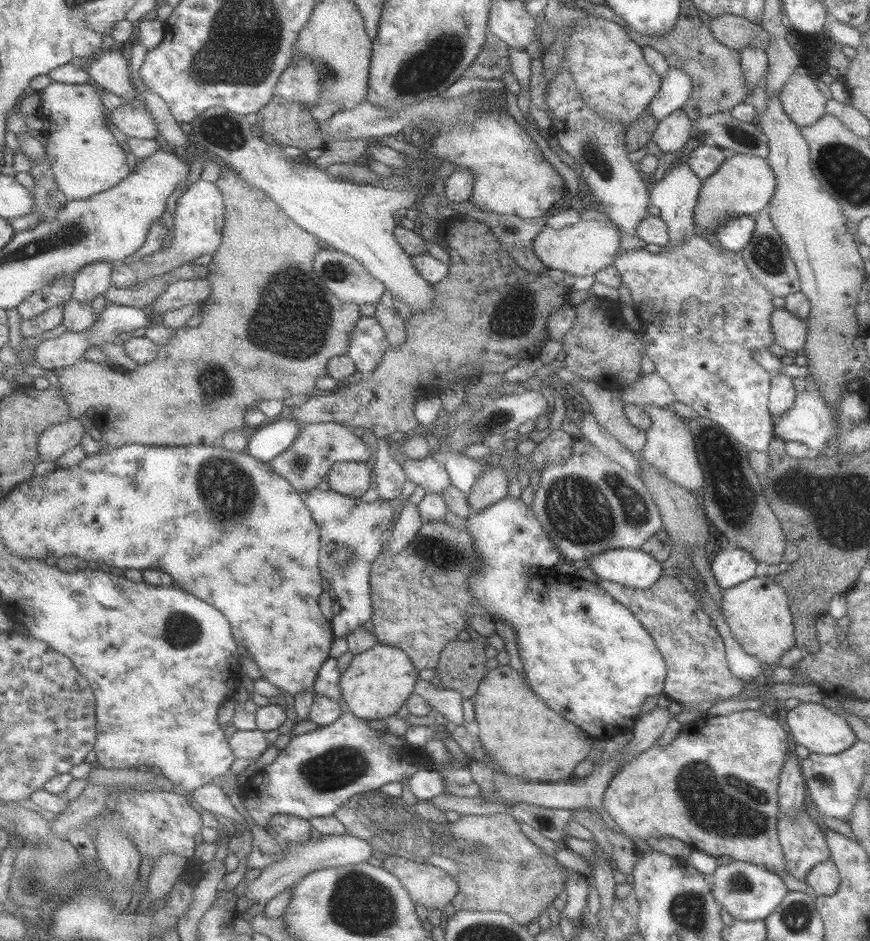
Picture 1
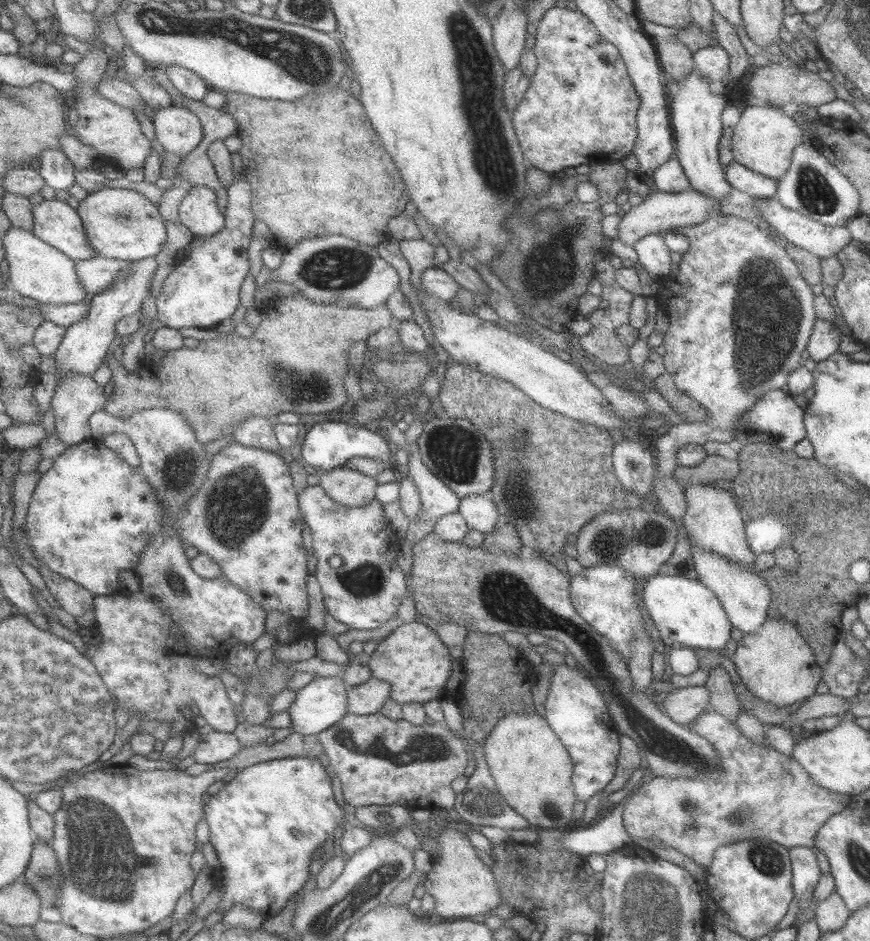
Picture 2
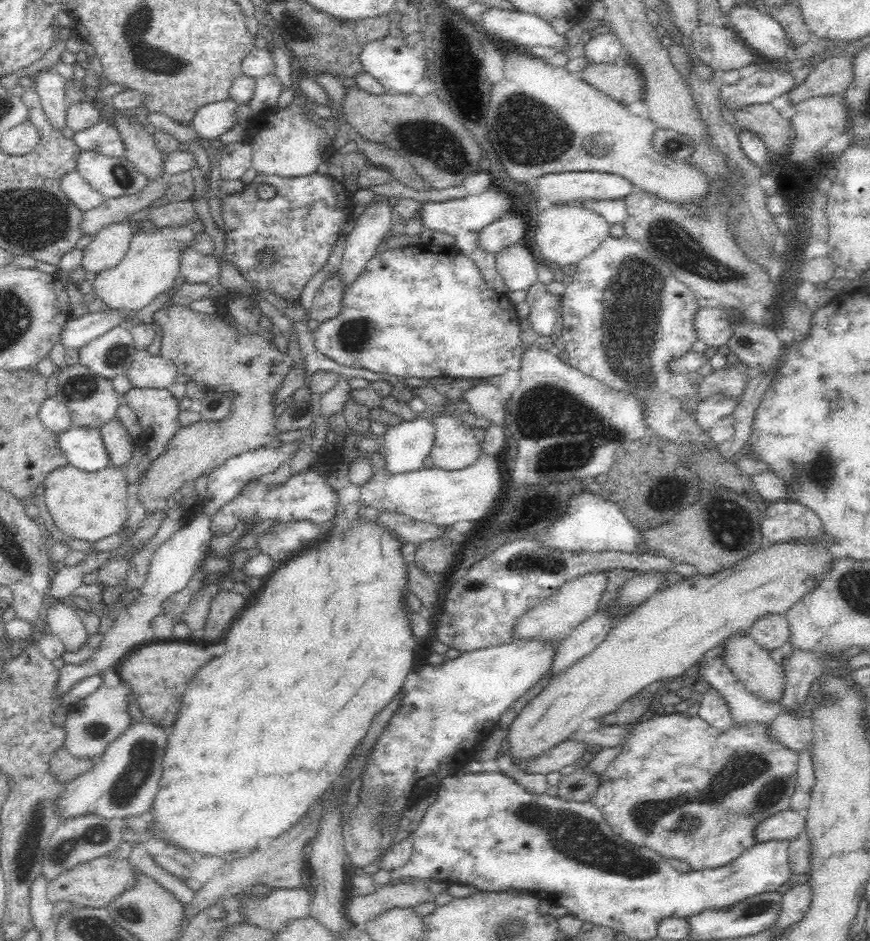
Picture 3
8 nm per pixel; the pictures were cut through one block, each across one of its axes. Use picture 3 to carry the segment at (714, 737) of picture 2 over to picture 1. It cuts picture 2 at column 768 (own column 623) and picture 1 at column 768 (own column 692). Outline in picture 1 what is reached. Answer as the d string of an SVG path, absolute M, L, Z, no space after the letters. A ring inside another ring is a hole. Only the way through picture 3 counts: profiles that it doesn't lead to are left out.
M744 710L731 712L728 715L710 716L696 718L688 724L684 724L684 728L677 734L668 746L660 746L656 743L648 750L638 756L632 758L630 764L622 766L620 772L616 772L614 777L609 780L608 786L605 788L603 796L603 805L606 812L615 820L616 824L627 834L641 839L652 837L672 837L678 838L688 844L692 850L706 852L710 856L730 856L734 861L751 862L752 864L765 866L769 871L780 874L788 872L786 857L779 841L777 824L780 817L779 810L779 777L786 758L790 756L790 746L793 743L790 741L790 733L788 732L782 717L777 717L770 714L768 710Z

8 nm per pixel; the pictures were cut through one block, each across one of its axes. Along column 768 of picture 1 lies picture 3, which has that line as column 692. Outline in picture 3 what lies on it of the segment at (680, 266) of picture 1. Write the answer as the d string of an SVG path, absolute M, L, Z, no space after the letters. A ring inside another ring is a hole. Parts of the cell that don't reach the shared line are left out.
M625 233L618 238L609 235L596 250L593 250L576 264L576 273L573 275L572 283L567 286L565 294L561 297L563 320L561 336L564 344L563 351L568 354L570 366L577 368L580 372L595 378L616 391L634 393L640 399L642 407L644 407L644 417L646 417L646 423L652 433L656 433L656 436L664 438L665 441L676 442L678 445L688 445L688 447L694 447L694 450L700 451L701 449L712 448L714 446L710 431L702 431L698 427L695 417L696 406L700 403L697 402L697 396L699 395L697 394L699 391L697 390L697 384L703 376L698 375L696 372L674 374L669 369L669 362L675 358L680 358L680 356L690 351L694 342L697 341L694 323L696 311L700 308L697 299L698 296L694 295L692 290L688 289L684 283L672 275L671 268L666 266L663 260L648 254L648 251L644 250L644 247L639 242L628 238Z

